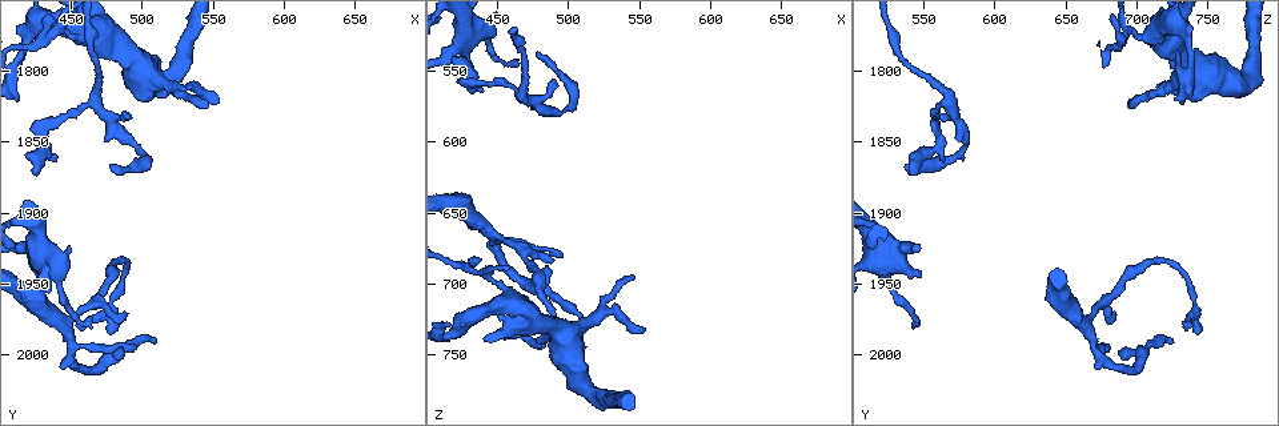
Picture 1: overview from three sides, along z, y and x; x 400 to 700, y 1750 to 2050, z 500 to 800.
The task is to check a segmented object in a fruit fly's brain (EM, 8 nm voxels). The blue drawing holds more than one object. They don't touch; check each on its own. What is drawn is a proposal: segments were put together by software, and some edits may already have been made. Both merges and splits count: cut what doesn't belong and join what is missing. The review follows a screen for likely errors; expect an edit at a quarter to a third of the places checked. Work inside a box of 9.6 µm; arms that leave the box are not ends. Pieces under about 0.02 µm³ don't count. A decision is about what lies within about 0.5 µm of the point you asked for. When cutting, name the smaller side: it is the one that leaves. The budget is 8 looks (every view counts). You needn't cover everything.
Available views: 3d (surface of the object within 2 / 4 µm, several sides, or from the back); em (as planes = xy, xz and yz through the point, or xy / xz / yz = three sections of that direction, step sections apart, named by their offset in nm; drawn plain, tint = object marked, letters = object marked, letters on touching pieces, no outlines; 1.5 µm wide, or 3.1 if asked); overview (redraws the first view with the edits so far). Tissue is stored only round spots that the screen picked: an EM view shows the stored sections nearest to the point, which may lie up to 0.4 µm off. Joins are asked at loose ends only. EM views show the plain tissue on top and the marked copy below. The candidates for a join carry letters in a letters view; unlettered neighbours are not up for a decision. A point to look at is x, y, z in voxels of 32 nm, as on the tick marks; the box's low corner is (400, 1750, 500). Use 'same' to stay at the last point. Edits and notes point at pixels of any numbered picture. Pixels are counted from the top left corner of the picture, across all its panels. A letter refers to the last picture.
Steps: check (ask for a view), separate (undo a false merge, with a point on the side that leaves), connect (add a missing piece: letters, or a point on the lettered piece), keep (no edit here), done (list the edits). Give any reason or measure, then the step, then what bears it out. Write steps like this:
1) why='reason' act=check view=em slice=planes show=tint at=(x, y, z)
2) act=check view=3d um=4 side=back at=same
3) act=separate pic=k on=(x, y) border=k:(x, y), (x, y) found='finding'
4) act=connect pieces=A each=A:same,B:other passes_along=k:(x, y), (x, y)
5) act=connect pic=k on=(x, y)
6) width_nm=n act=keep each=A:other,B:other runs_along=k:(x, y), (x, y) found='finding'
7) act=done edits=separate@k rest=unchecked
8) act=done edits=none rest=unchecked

act=check view=3d um=4 at=(486, 1968, 686)

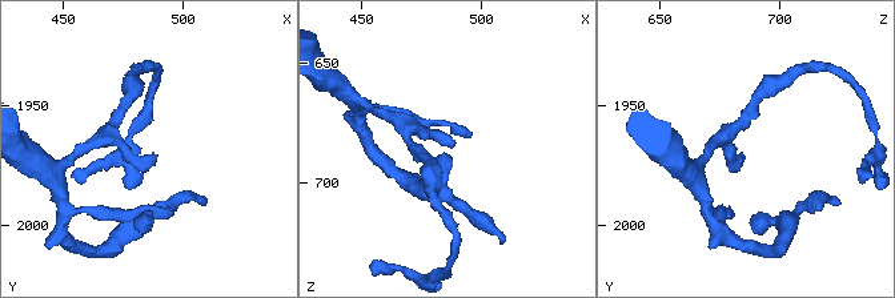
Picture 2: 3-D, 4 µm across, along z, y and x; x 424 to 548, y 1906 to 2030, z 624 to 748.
why='now the EM' act=check view=em slice=planes show=letters at=(487, 1971, 685)

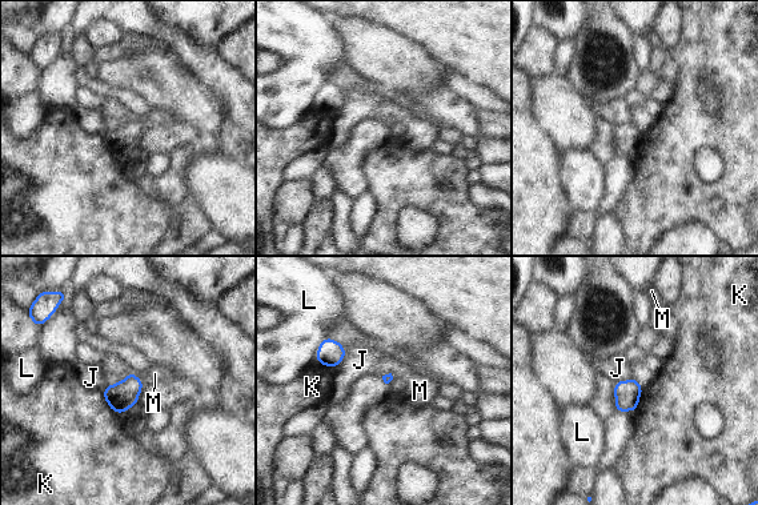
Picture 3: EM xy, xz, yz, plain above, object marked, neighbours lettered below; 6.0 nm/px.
longest_contact=K:190nm act=keep each=J:other,K:other,L:other,M:other found='none of them fits'

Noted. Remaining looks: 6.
why='tapers out' act=check view=3d um=4 at=(452, 1980, 734)

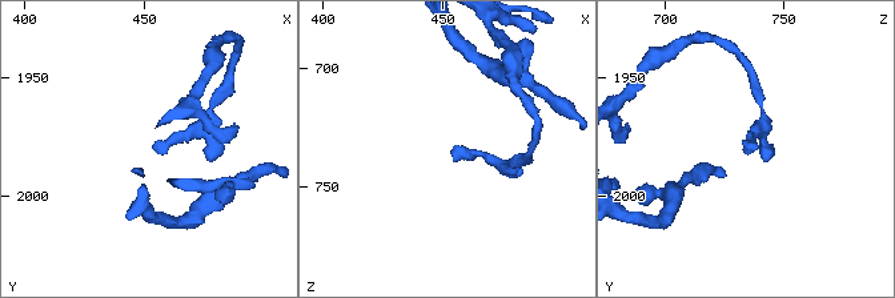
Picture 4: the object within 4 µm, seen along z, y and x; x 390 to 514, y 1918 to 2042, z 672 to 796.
why='shape alone is not enough' act=check view=em slice=xy step=4 show=letters at=(453, 1981, 734)

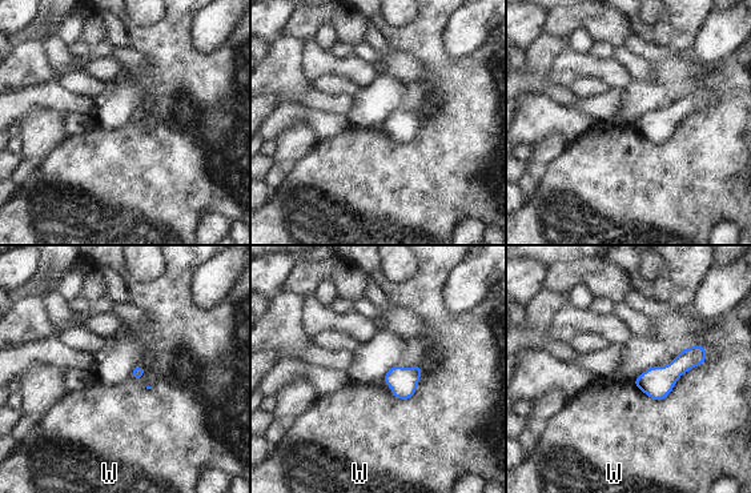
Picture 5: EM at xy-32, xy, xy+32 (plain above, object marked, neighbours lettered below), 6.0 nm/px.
act=check view=em slice=planes show=letters at=same

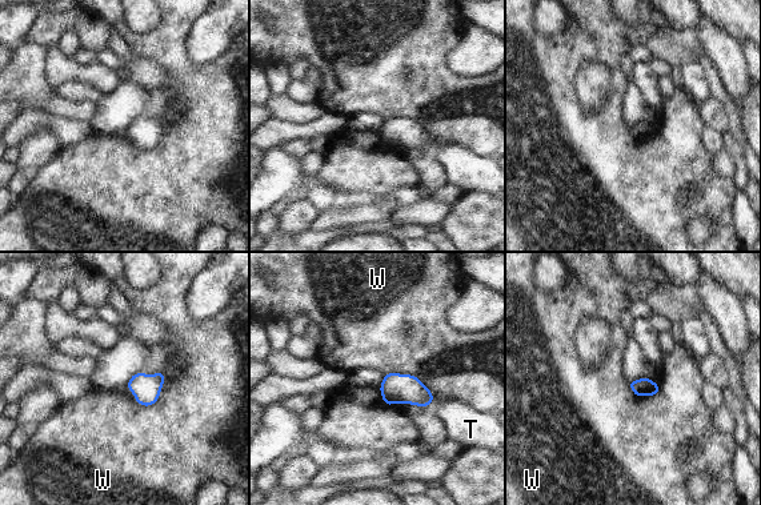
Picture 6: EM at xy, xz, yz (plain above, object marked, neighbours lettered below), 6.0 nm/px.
act=keep each=T:other,W:other border=6:(161, 371), (159, 397), (140, 405) found='no lettered piece goes on from it'

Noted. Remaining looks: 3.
why='a fork' act=check view=3d um=2 at=(446, 1772, 694)

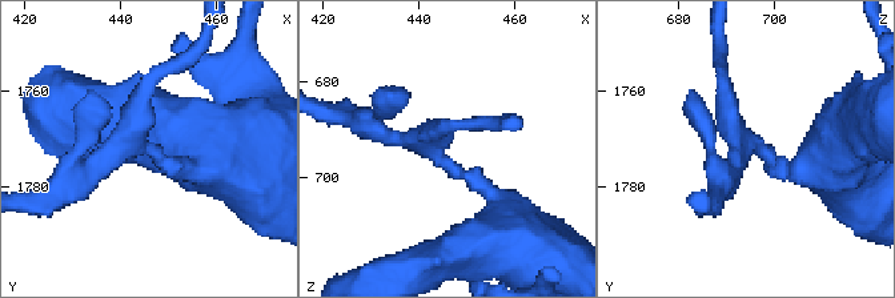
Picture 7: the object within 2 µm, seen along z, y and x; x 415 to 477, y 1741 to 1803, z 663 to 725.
why='shape alone is not enough' act=check view=em slice=planes show=letters at=(444, 1772, 696)

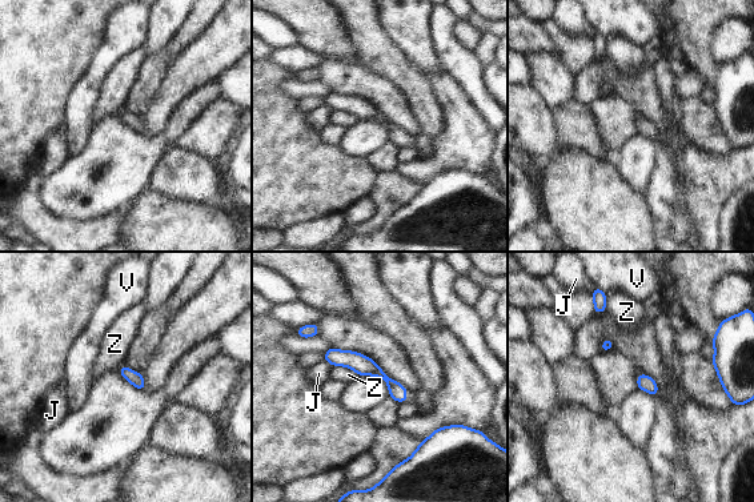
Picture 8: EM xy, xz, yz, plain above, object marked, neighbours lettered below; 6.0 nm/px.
width_nm=90 act=keep each=J:other,V:other,Z:other border=8:(333, 365), (345, 365), (357, 374) found='one neuron here'

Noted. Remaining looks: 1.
act=done edits=none rest=unchecked

